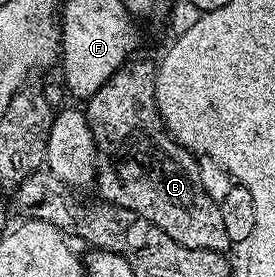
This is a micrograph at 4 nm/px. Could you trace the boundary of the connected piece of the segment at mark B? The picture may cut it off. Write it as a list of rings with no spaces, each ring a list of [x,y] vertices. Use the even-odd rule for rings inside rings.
[[[133,61],[117,69],[84,105],[88,127],[91,128],[99,154],[105,160],[107,157],[108,160],[114,161],[114,169],[103,168],[97,174],[96,188],[102,192],[101,200],[130,208],[140,217],[162,228],[165,234],[184,247],[226,253],[232,243],[228,239],[228,231],[224,231],[219,202],[213,201],[202,186],[198,170],[199,158],[167,133],[166,126],[158,115],[158,109],[154,106],[155,66],[146,61]]]

